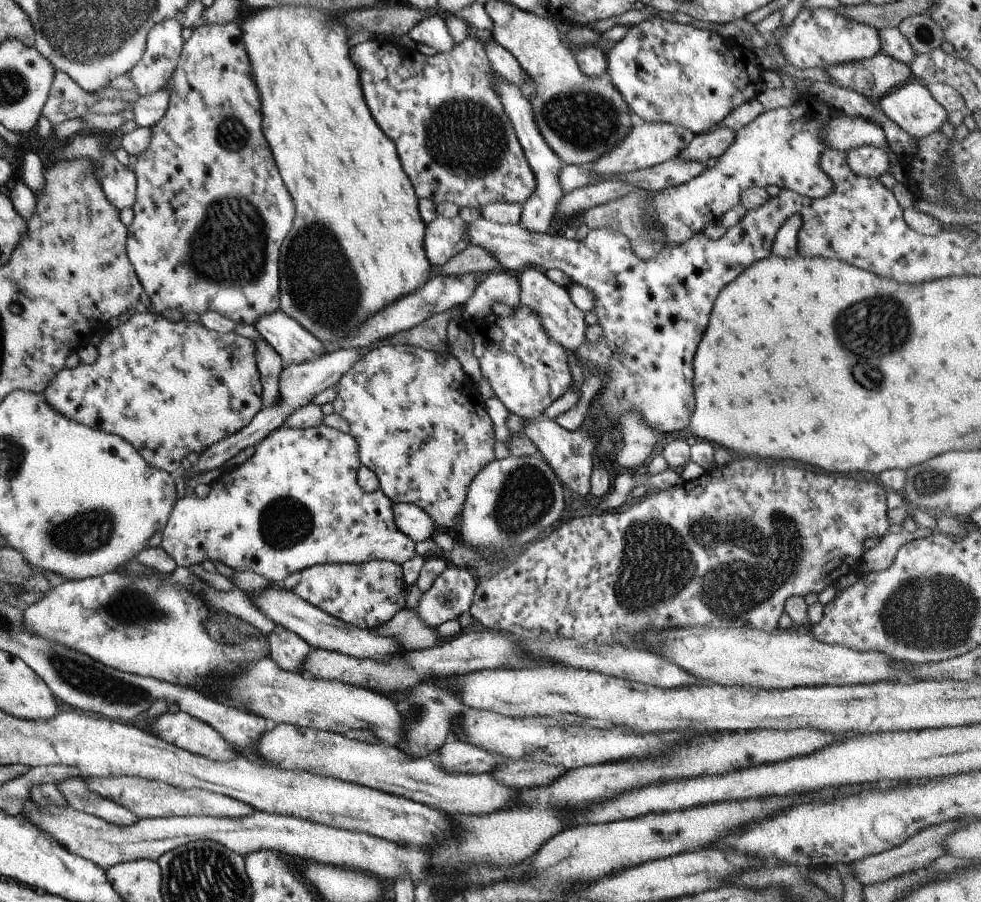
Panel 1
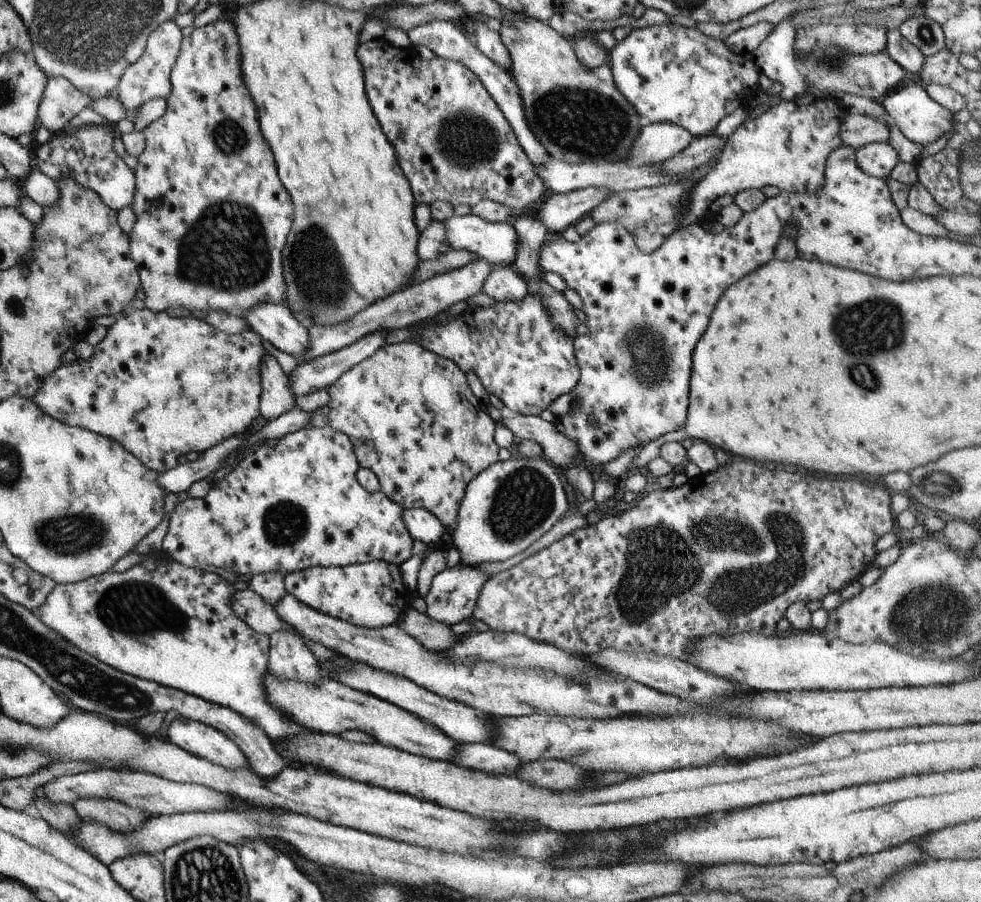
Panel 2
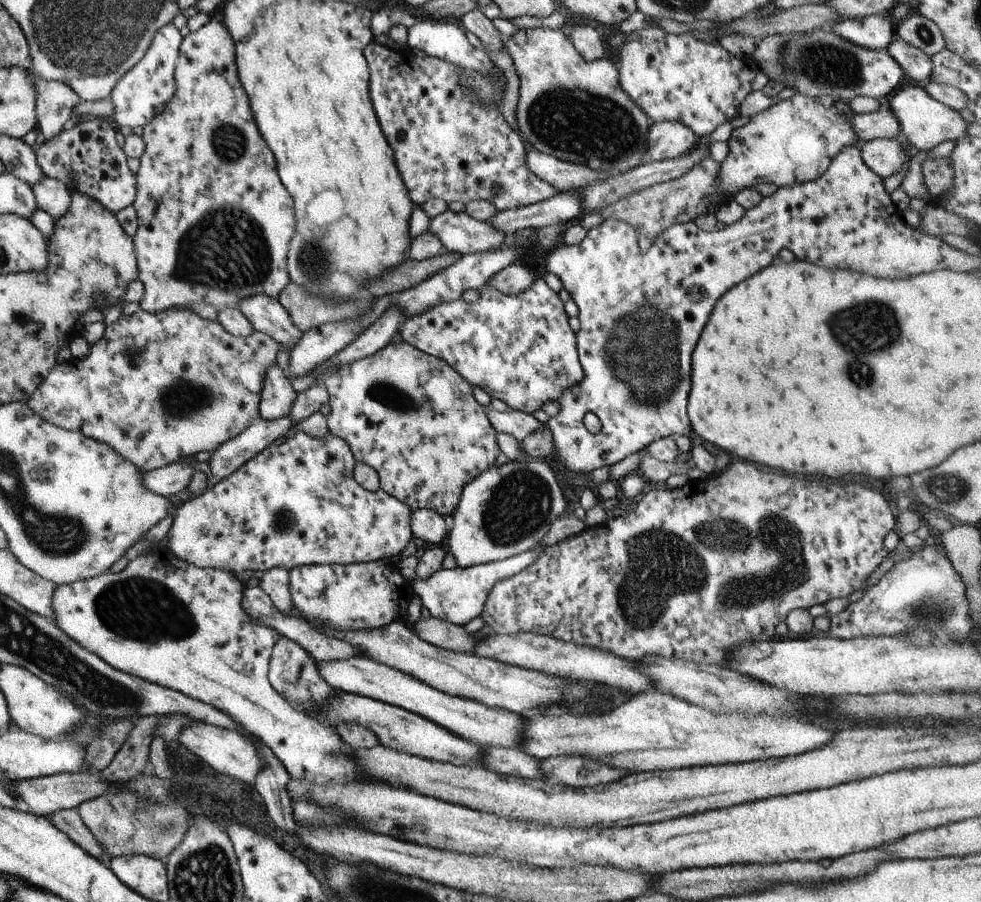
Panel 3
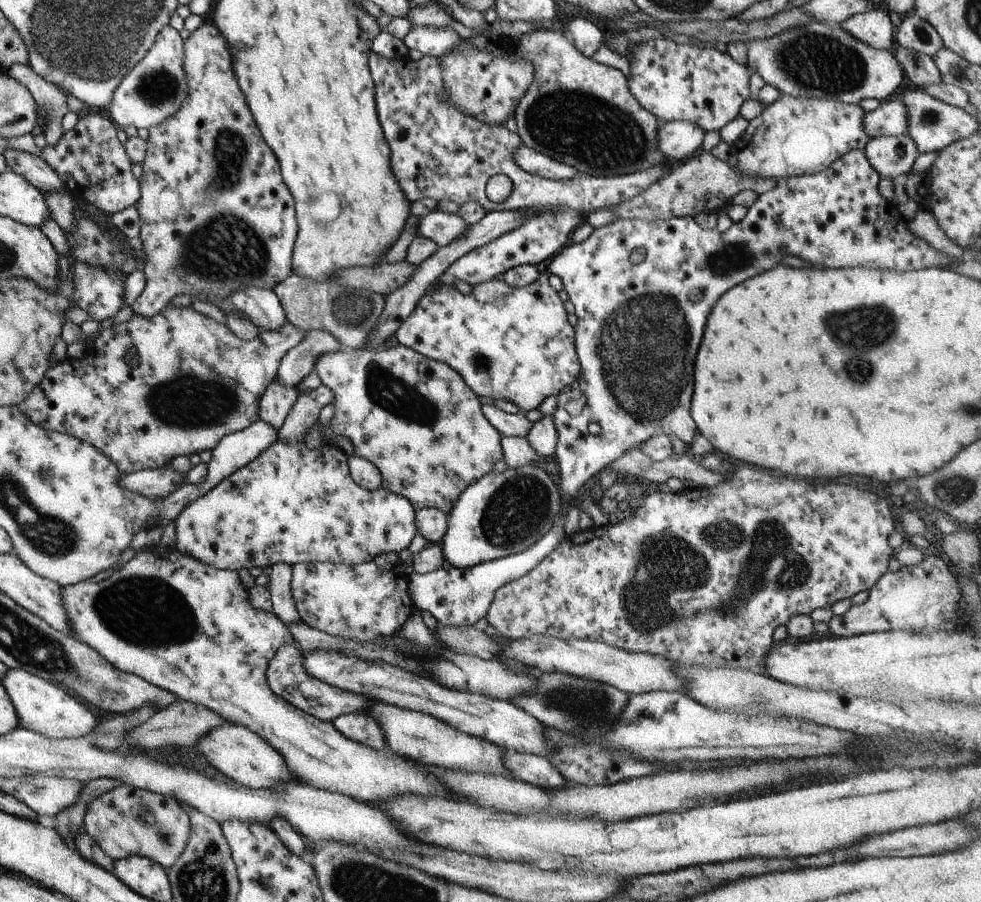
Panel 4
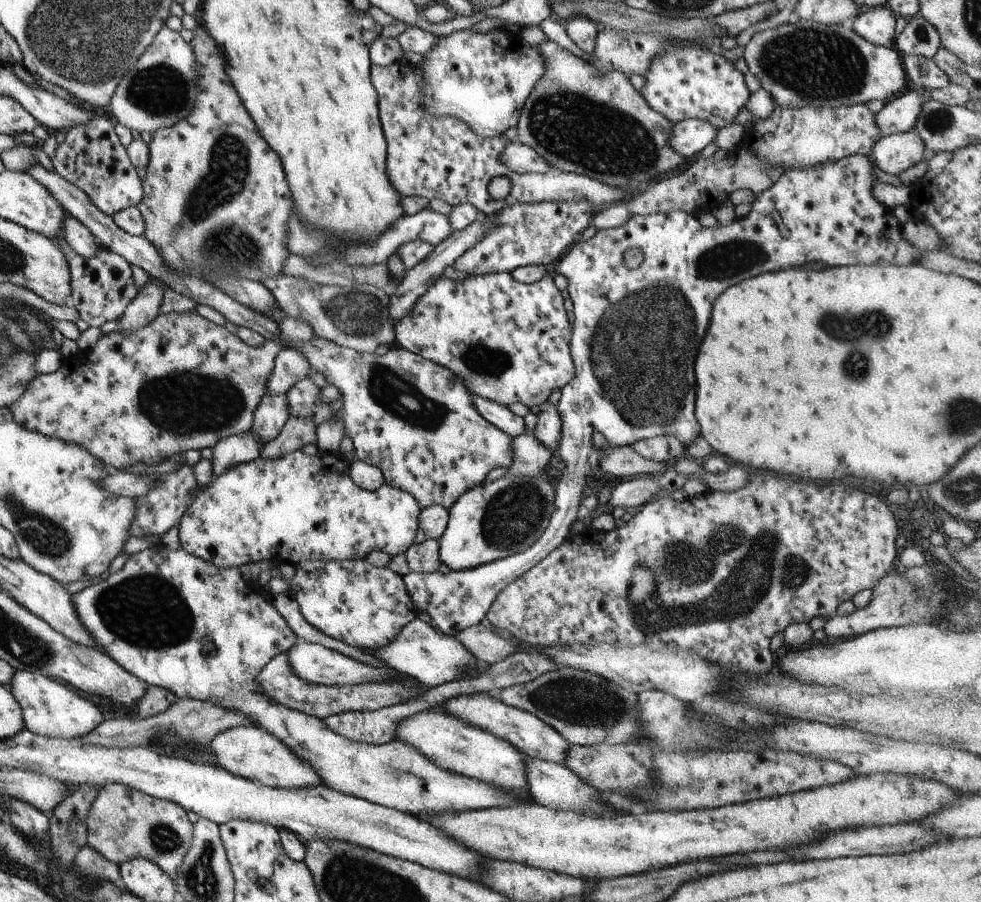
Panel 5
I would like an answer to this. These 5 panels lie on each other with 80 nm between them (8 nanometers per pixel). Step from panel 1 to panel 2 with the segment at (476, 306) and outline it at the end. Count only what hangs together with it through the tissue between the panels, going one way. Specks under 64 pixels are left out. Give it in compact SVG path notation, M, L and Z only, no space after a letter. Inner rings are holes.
M494 266L485 277L480 291L494 301L518 301L528 294L522 276L511 266Z

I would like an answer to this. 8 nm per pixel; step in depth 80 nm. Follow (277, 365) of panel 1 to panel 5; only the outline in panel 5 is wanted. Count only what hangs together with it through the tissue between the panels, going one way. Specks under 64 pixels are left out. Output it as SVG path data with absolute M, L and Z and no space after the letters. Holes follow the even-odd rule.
M265 393L256 406L249 433L257 435L262 440L263 446L279 434L288 416L286 396L284 394L270 395Z

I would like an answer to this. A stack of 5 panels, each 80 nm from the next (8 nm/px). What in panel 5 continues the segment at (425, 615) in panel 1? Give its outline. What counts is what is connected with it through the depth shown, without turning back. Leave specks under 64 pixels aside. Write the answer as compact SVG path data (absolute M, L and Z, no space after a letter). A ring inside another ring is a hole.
M862 154L849 155L836 161L826 162L824 165L809 167L808 170L787 169L786 171L783 171L781 176L779 176L769 188L766 188L763 192L760 192L755 196L749 212L744 217L741 217L740 219L734 218L732 223L725 227L719 225L716 228L700 226L699 223L697 223L696 215L692 216L683 211L671 211L668 212L668 214L657 213L647 216L631 215L621 226L610 228L609 230L598 230L588 240L579 240L576 243L573 243L565 251L565 254L557 261L557 266L555 266L555 272L561 274L561 276L567 280L566 290L573 307L572 312L574 320L573 323L570 324L572 329L568 347L574 366L574 375L564 387L560 388L560 398L556 407L560 420L560 437L555 454L563 461L564 468L562 469L561 476L559 476L556 487L554 488L554 509L549 517L549 522L547 523L545 530L541 533L541 536L539 536L529 548L523 550L523 552L508 557L501 557L500 559L492 560L491 562L462 571L452 571L451 569L445 573L439 571L433 571L432 573L416 573L409 571L408 574L401 576L409 598L414 604L417 612L420 610L427 612L434 626L439 628L444 635L453 637L456 635L456 632L459 632L464 628L470 627L471 625L479 625L479 622L481 622L481 619L489 610L490 604L495 600L497 593L506 584L509 584L518 576L527 572L527 570L533 568L534 564L537 564L542 558L545 558L545 556L547 556L554 548L558 548L561 541L565 540L570 534L571 524L576 520L575 513L577 512L577 507L581 501L581 488L583 488L583 485L590 477L593 477L599 472L598 466L600 464L600 459L602 458L602 452L597 447L594 447L594 444L592 443L591 432L593 432L593 430L601 432L607 447L629 446L638 440L653 438L656 436L675 436L684 448L691 445L693 440L695 440L695 437L700 434L700 428L698 427L694 415L693 400L695 400L695 397L693 394L695 394L695 378L693 378L693 358L695 358L695 354L697 354L700 341L707 332L712 302L726 288L736 285L742 280L766 273L767 271L775 272L777 269L793 268L795 266L803 266L805 268L884 264L909 266L917 263L921 251L918 248L915 248L902 235L901 224L897 221L896 217L892 216L892 208L883 206L872 195L871 189L875 181L876 176L873 171L871 160L866 155ZM631 248L639 248L643 253L643 260L641 260L641 263L635 269L627 268L623 263L623 252L625 252L625 250L631 250Z

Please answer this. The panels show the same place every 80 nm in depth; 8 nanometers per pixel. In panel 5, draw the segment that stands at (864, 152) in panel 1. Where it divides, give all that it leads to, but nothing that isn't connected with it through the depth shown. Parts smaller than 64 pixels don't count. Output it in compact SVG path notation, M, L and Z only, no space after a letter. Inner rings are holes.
M911 131L879 136L868 158L881 172L895 176L927 155L921 139Z

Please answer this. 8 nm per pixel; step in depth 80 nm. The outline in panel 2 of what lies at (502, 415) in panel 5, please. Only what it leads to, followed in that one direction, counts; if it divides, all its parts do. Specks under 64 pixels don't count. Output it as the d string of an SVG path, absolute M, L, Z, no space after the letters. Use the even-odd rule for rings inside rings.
M514 413L510 418L499 418L493 419L495 424L506 426L515 436L515 440L529 439L535 441L542 450L542 457L555 467L559 468L563 472L567 482L571 484L572 488L575 488L585 500L591 499L592 490L594 487L593 481L591 480L591 474L578 458L578 448L576 444L569 439L566 439L565 435L556 431L555 425L552 422L542 420L540 417L535 415L520 415Z

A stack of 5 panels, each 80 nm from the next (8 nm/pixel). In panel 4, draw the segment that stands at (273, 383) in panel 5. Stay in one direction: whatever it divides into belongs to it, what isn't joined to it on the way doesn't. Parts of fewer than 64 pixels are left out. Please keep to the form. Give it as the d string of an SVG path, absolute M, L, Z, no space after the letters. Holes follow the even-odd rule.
M307 330L302 339L281 357L275 380L284 387L296 387L302 378L314 370L317 357L325 353L340 351L341 348L340 342L326 330Z

